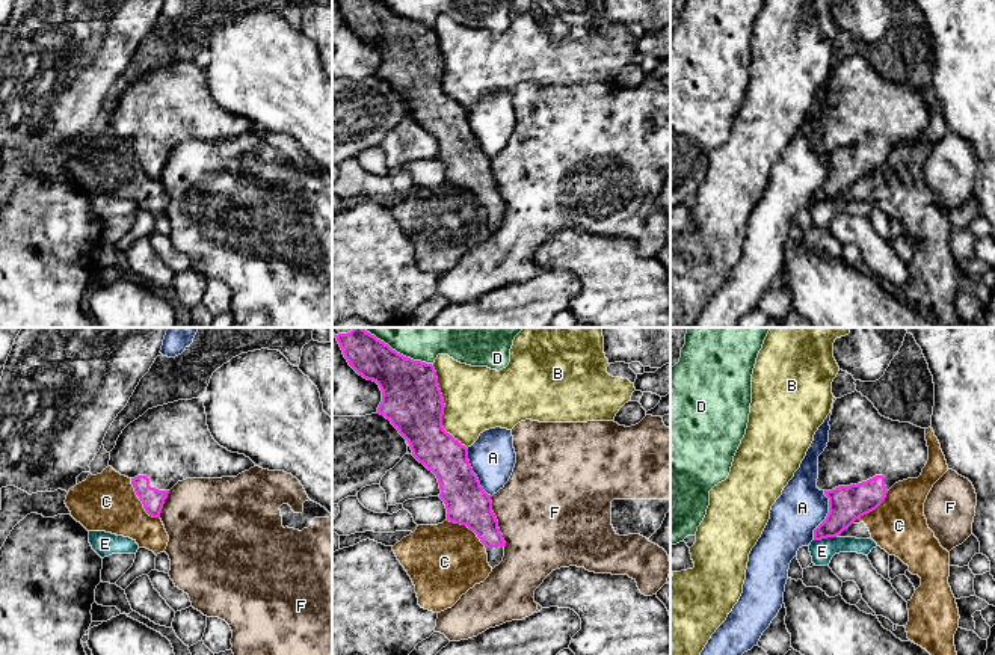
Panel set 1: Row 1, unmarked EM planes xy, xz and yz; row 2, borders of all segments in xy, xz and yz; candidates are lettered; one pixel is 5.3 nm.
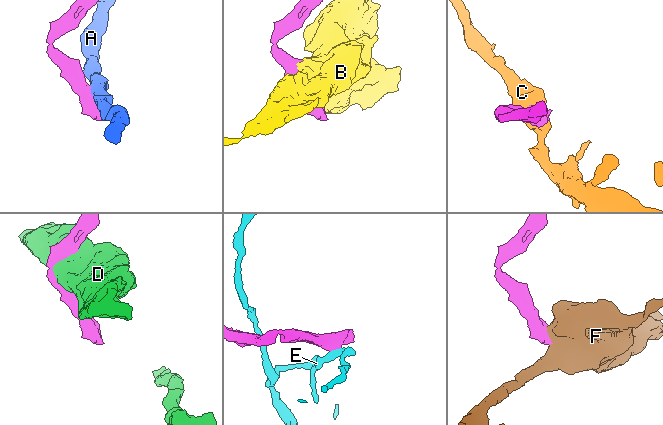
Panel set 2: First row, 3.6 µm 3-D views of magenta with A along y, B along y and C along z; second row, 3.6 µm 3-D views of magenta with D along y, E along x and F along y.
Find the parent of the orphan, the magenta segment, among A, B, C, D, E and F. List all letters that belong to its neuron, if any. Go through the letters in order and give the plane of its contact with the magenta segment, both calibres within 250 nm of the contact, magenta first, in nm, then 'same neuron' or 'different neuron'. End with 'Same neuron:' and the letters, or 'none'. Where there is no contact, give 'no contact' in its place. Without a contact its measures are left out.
A: xz | 220/240 nm | different neuron
B: xz | 320/340 nm | different neuron
C: xy | 120/300 nm | different neuron
D: xz | 300/340 nm | different neuron
E: yz | 190/130 nm | different neuron
F: xz | 220/480 nm | different neuron
Same neuron: none

